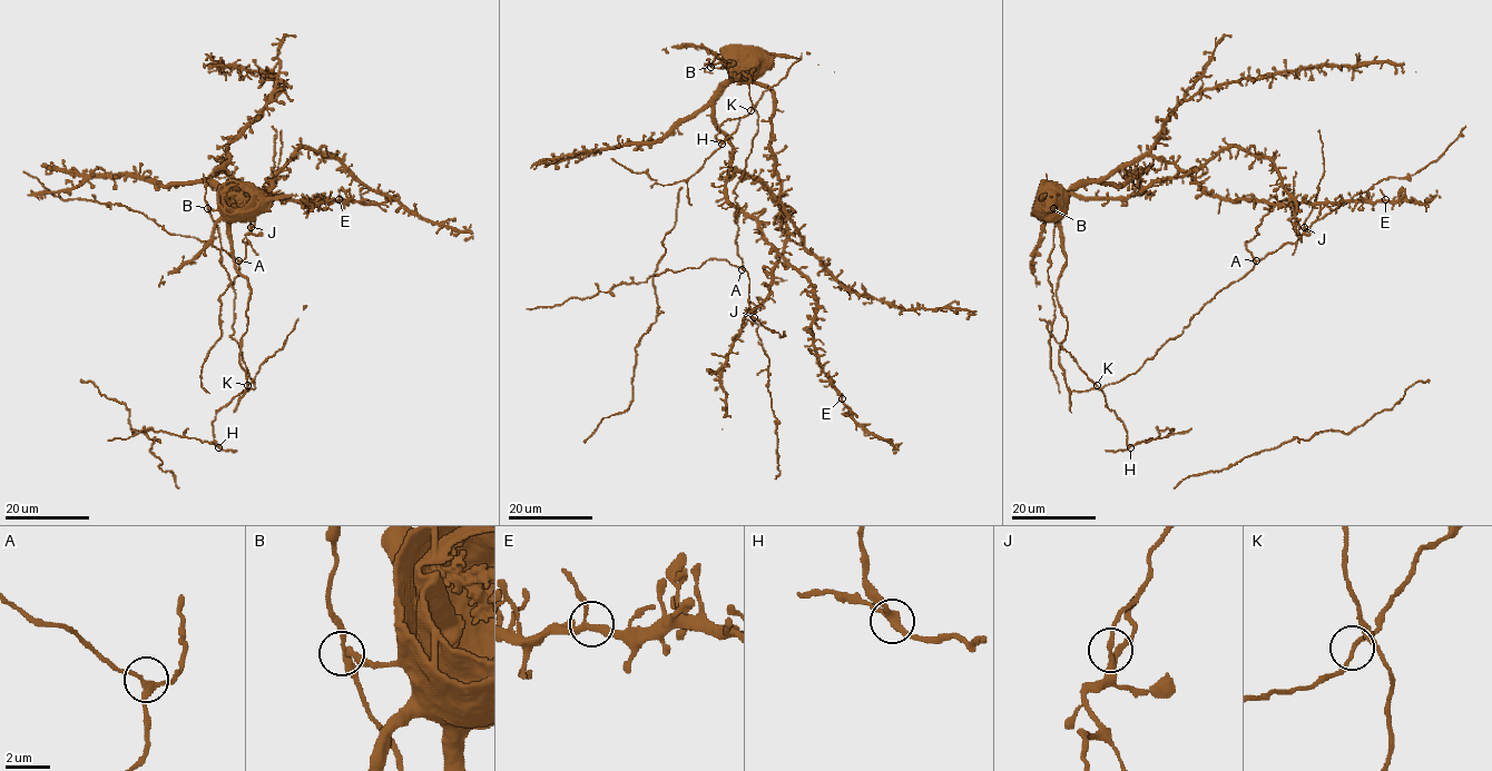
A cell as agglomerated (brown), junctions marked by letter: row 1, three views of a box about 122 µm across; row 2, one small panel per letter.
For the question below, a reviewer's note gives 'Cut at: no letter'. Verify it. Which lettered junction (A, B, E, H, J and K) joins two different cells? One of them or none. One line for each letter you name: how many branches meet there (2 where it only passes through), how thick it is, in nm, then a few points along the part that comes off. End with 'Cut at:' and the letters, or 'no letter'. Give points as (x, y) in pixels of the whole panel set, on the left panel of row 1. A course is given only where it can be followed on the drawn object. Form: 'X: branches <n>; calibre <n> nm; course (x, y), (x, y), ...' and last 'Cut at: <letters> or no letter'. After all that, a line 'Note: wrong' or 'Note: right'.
Cut at: no letter
Note: right

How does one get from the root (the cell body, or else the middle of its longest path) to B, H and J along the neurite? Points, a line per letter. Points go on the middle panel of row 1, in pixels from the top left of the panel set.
B: (751, 78), (754, 70), (738, 79), (719, 53), (710, 67)
H: (751, 78), (747, 80), (743, 71), (749, 78), (753, 108), (747, 115), (722, 124), (716, 136), (722, 144)
J: (751, 78), (743, 71), (758, 131), (734, 193), (737, 253), (749, 280), (748, 314), (754, 317)

